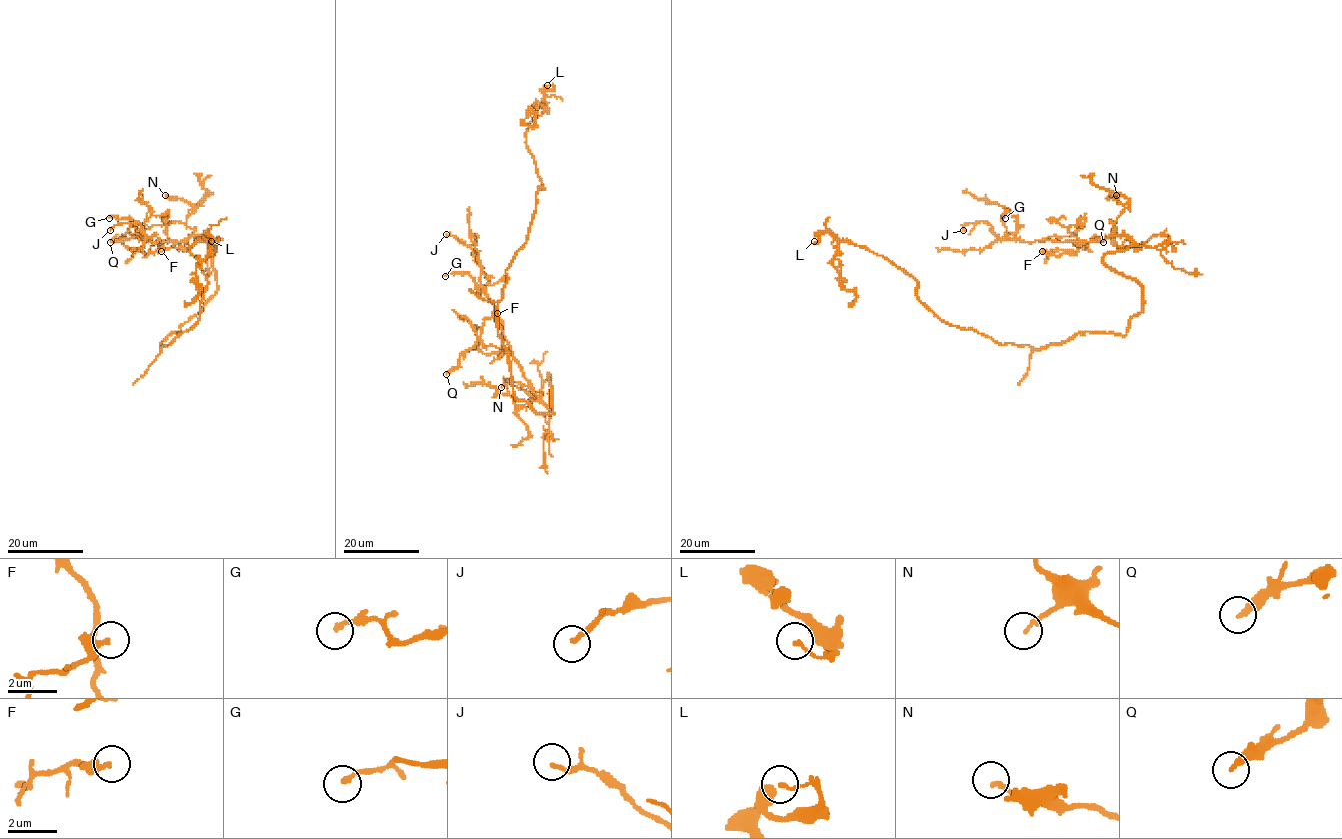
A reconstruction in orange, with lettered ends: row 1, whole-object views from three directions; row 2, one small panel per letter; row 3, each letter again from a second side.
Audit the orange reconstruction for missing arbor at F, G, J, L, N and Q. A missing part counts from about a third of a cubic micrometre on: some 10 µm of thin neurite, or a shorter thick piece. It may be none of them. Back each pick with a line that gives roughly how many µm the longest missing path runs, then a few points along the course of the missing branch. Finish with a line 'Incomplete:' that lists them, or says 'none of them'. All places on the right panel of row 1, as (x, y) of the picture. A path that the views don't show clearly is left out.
Incomplete: none of them

